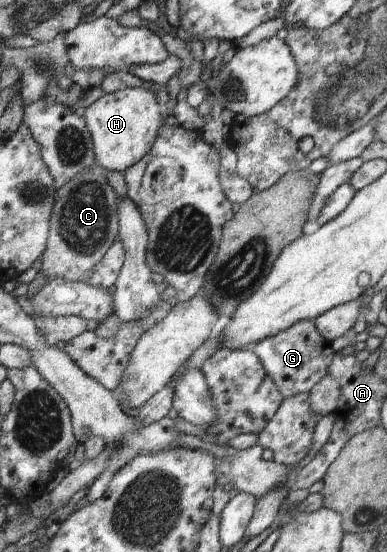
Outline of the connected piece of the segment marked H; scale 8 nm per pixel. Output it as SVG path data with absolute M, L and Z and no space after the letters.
M126 88L111 94L104 94L100 99L85 108L83 118L90 133L95 153L95 161L106 170L123 172L131 165L136 165L152 149L160 127L164 124L163 107L156 101L152 90L144 88Z

